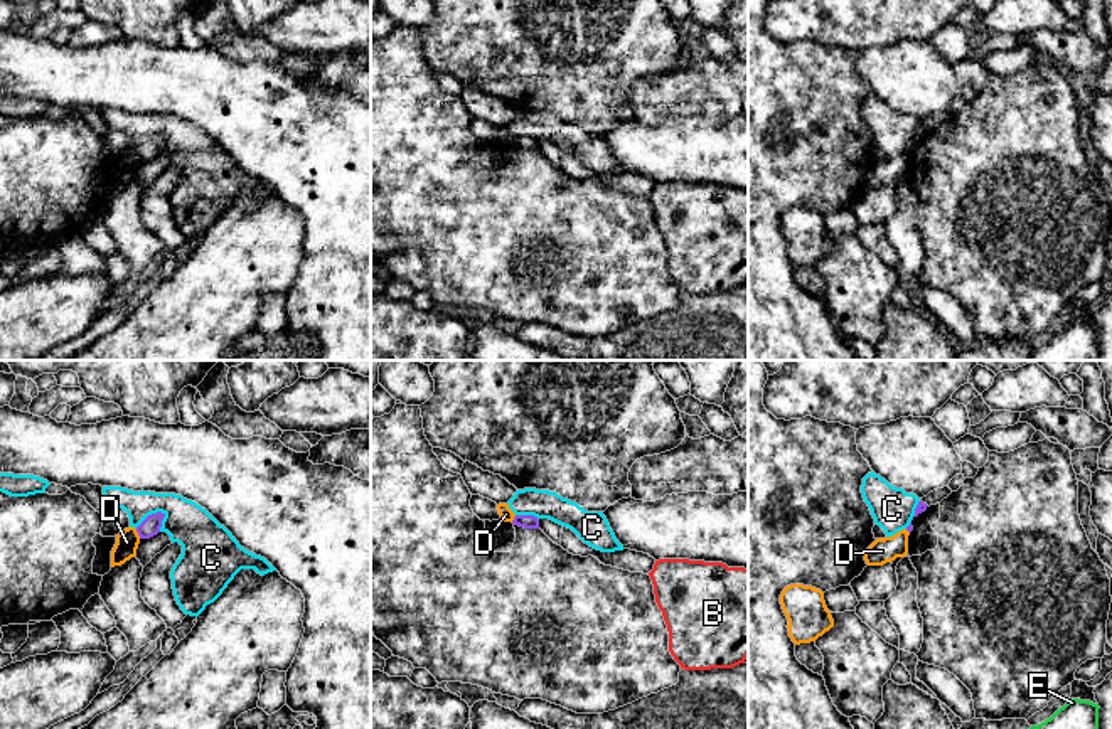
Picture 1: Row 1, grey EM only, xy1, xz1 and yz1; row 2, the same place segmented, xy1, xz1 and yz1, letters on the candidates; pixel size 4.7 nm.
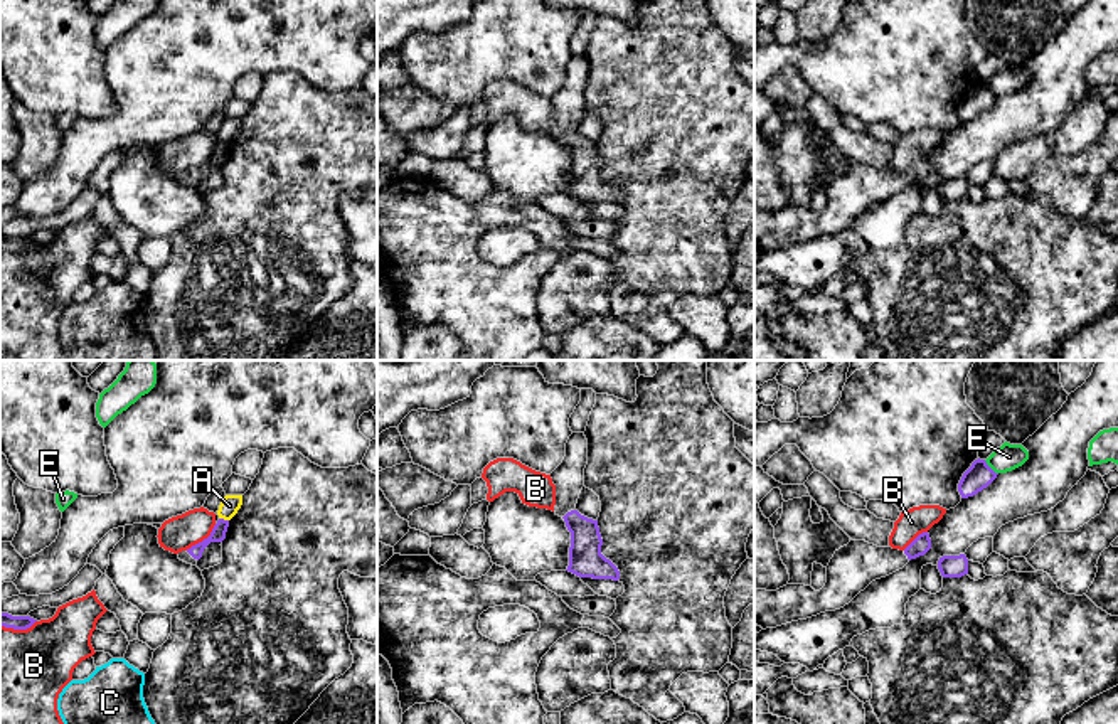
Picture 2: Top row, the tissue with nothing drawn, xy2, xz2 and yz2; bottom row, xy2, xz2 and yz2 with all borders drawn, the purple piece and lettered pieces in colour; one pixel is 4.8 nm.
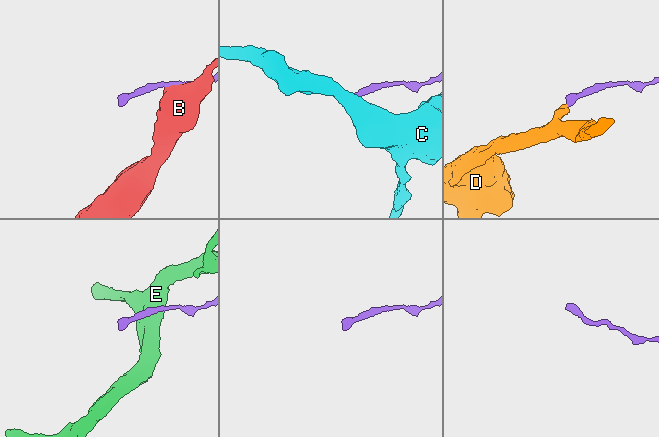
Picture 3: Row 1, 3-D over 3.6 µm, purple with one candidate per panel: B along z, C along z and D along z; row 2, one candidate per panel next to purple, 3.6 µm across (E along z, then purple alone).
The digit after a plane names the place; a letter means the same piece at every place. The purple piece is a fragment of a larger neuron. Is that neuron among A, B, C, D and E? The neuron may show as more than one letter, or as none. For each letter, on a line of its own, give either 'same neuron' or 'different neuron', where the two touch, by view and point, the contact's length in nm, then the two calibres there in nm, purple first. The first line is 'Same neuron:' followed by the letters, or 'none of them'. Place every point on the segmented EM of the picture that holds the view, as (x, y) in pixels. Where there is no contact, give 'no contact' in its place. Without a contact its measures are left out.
Same neuron: none of them
A: different neuron; meets purple in xy2 at (223, 519); contact 50 nm long; 70 nm thick on the purple side, 90 nm on the other
B: different neuron; meets purple in xy2 at (204, 539); contact 200 nm long; 70 nm thick on the purple side, 170 nm on the other
C: different neuron; meets purple in xy1 at (152, 514); contact 170 nm long; 90 nm thick on the purple side, 200 nm on the other
D: different neuron; meets purple in xy1 at (138, 534); contact 50 nm long; 90 nm thick on the purple side, 110 nm on the other
E: different neuron; meets purple in yz2 at (989, 467); contact 100 nm long; 120 nm thick on the purple side, 130 nm on the other

